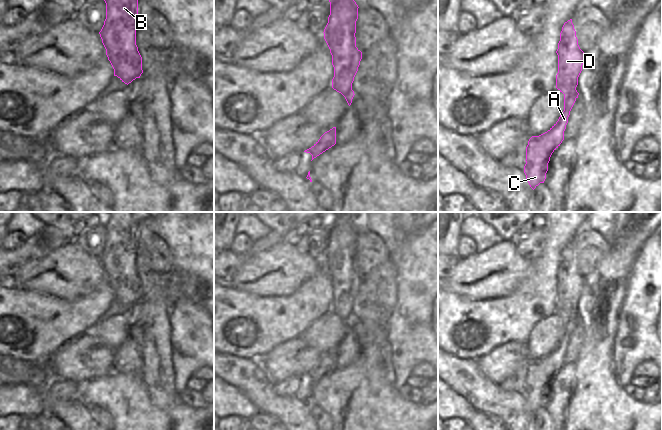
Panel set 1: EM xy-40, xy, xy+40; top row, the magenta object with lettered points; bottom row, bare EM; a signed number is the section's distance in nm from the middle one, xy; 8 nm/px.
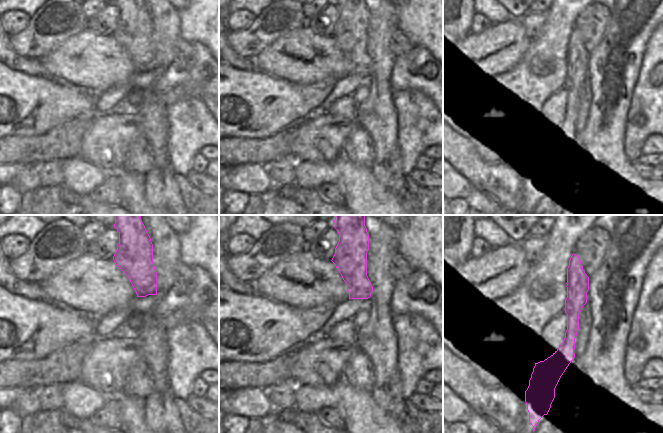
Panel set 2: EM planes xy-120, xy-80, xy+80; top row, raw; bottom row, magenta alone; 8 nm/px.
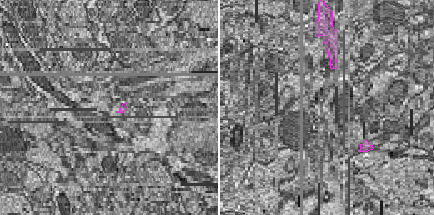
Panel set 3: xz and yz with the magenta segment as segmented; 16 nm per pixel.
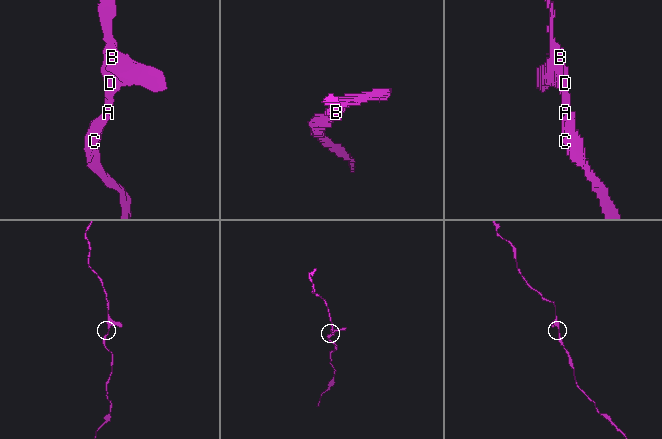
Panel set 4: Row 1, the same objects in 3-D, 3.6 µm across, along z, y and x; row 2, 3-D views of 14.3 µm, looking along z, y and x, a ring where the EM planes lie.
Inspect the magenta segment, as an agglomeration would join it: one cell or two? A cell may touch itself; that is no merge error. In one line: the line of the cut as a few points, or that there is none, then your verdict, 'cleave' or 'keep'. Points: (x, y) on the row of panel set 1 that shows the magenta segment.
cut none; keep

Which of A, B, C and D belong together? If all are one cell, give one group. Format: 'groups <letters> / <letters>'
groups A B C D

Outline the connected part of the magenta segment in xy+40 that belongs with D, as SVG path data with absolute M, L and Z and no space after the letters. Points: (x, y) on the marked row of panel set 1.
M572 19L565 22L562 27L556 53L558 55L556 88L564 94L564 111L547 132L532 136L528 141L524 173L533 190L546 179L550 157L564 140L568 117L579 95L576 87L584 63L584 52L578 45Z

